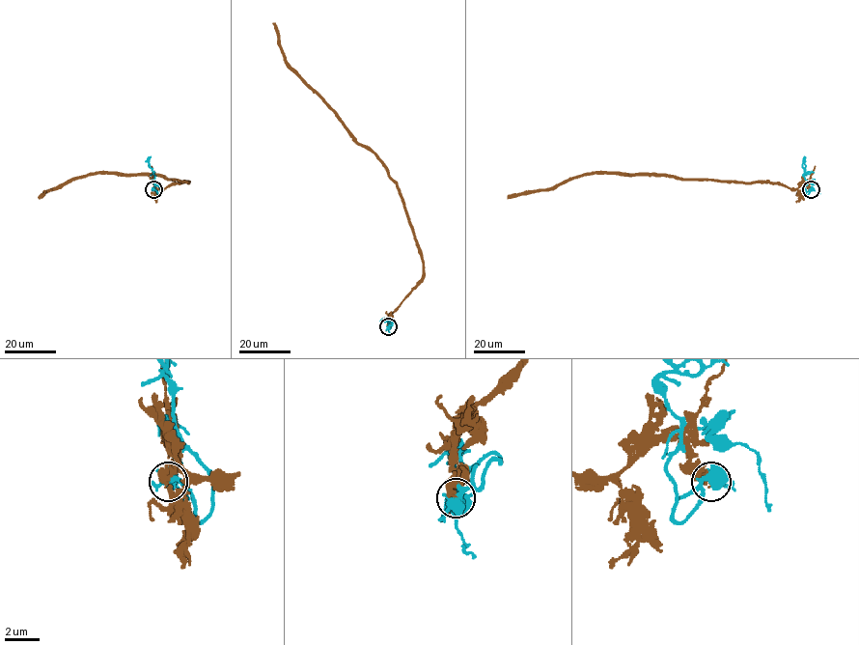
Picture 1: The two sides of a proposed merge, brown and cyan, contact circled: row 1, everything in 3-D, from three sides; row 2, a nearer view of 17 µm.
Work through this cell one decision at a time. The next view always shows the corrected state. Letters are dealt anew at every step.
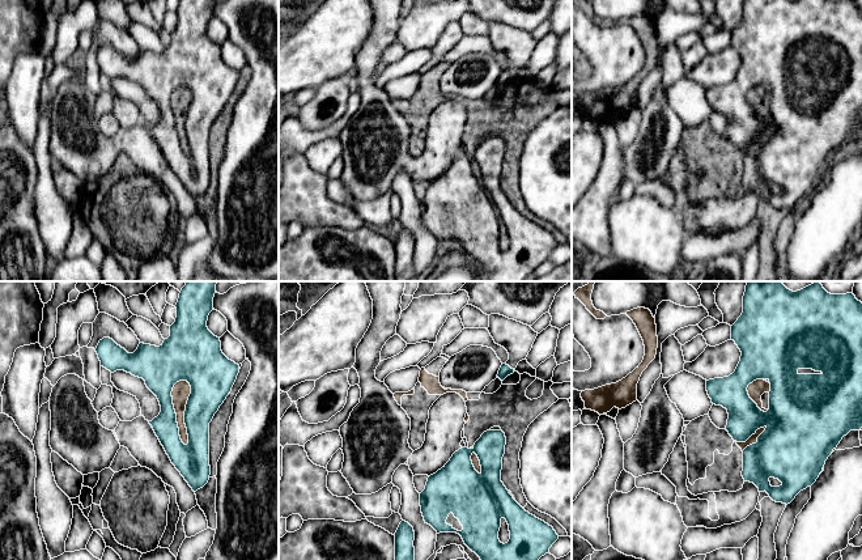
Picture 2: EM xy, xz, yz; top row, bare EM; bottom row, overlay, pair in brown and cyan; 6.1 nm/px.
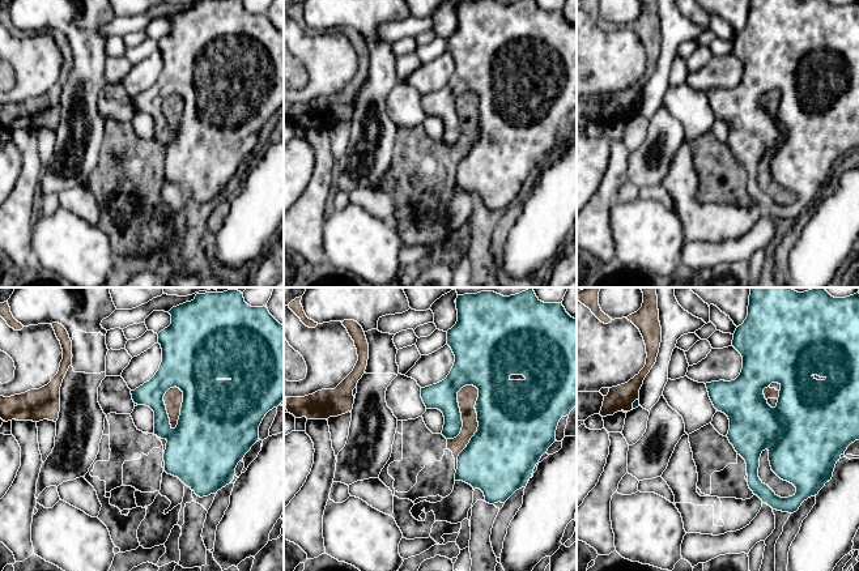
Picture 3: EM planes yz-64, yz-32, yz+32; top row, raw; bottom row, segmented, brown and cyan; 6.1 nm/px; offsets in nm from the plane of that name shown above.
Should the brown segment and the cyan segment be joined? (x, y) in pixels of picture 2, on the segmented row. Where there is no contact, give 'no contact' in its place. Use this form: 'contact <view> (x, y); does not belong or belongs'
contact xy (175, 412); does not belong

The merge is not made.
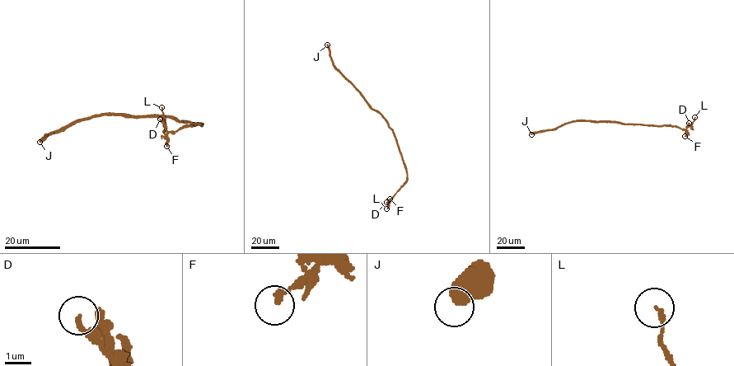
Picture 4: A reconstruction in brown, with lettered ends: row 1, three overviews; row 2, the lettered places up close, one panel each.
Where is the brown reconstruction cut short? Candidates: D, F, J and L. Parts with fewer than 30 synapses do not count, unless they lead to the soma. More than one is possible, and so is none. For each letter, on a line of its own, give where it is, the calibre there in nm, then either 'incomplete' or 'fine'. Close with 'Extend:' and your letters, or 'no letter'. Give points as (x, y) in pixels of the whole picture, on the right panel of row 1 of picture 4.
D: place (689, 123); calibre 200 nm; fine
F: place (684, 136); calibre 200 nm; fine
J: place (531, 134); calibre 550 nm; fine
L: place (694, 117); calibre 140 nm; fine
Extend: no letter

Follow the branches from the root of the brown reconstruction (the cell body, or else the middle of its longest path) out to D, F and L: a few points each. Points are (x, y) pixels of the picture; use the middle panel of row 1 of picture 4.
D: (389, 124), (407, 172), (407, 181), (386, 202)
F: (389, 124), (407, 172), (407, 181), (390, 199)
L: (389, 124), (407, 172), (407, 181), (389, 200), (386, 208)

